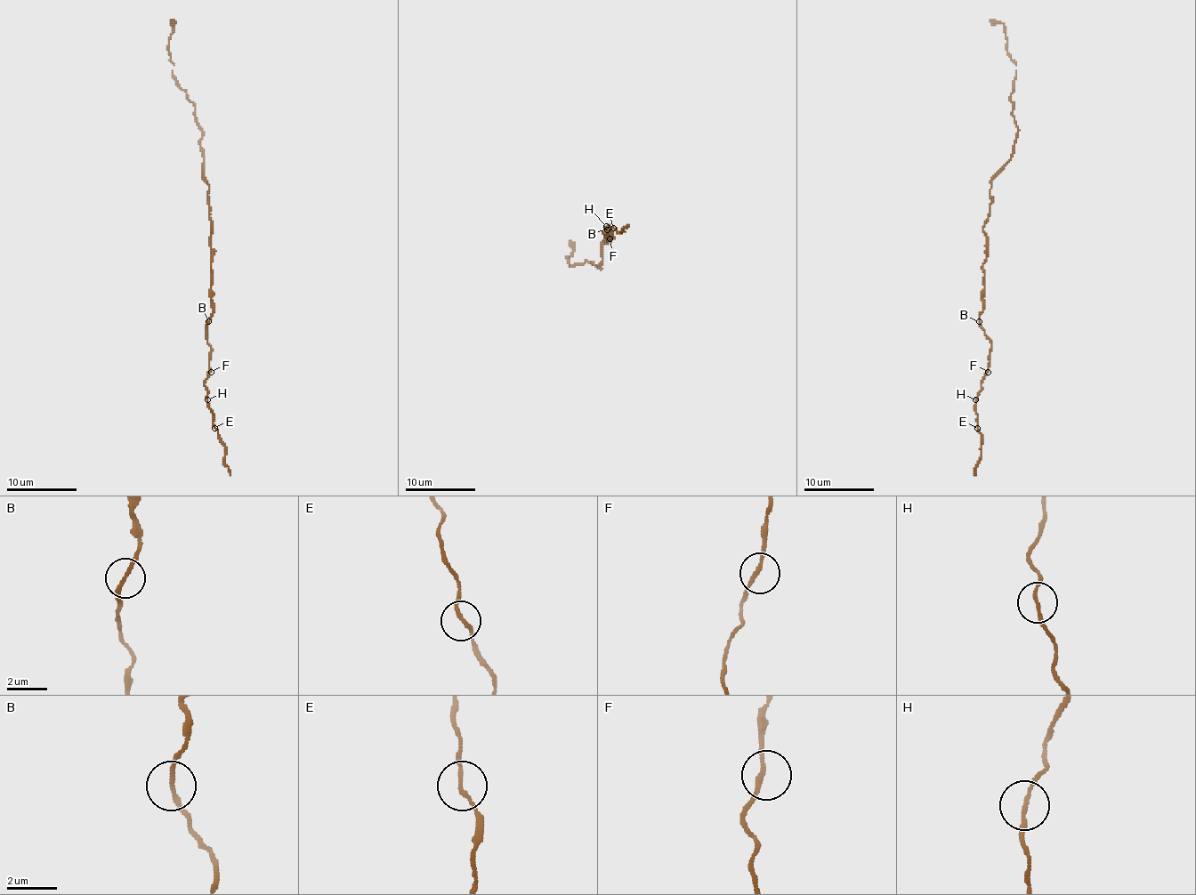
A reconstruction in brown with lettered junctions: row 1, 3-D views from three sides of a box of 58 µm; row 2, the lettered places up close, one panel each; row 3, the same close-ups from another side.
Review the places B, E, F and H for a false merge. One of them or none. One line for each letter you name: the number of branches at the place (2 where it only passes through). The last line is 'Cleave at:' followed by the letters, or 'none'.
Cleave at: none

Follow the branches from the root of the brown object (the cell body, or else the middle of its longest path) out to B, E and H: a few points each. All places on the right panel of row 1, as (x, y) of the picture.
B: (986, 237), (986, 260), (982, 265), (984, 296), (979, 321)
E: (986, 237), (984, 296), (979, 323), (991, 350), (989, 366), (975, 401), (977, 428)
H: (986, 237), (986, 260), (982, 265), (984, 296), (979, 323), (991, 343), (991, 350), (989, 366), (975, 399)

